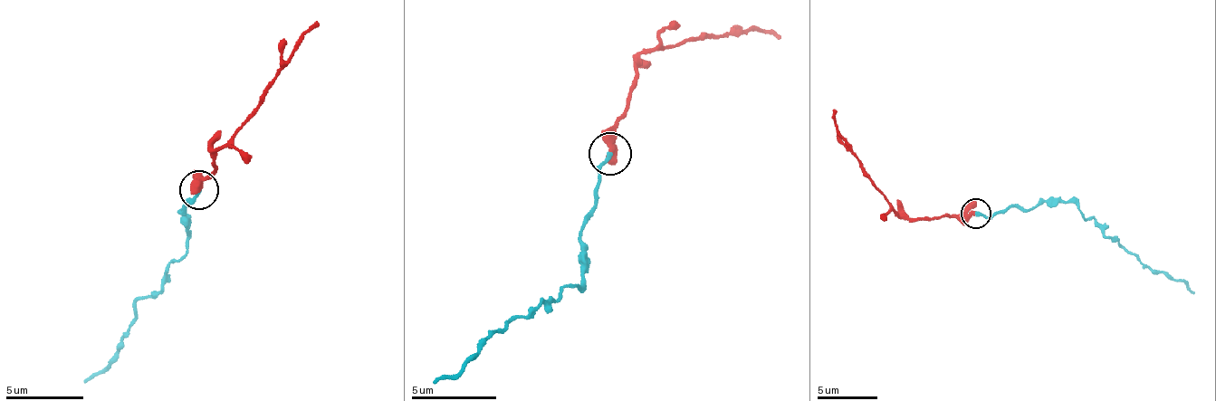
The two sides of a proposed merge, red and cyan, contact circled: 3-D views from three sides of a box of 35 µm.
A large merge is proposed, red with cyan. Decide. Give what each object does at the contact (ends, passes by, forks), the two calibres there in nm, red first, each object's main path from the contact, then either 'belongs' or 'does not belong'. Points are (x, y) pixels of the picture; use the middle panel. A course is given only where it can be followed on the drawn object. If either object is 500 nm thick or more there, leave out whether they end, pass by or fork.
red passes by; cyan ends there; 280 nm thick on the red side, 240 nm on the other; red runs (608, 152), (608, 130), (627, 104), (644, 53), (753, 28), (782, 40); cyan runs (608, 152), (582, 231), (584, 282), (555, 299), (540, 303), (514, 319), (484, 346), (433, 383); belongs

